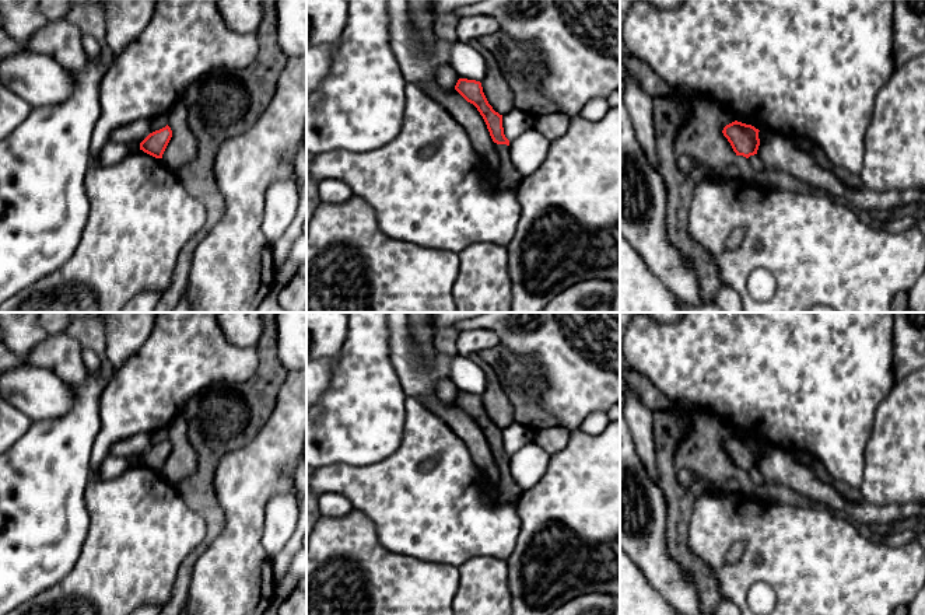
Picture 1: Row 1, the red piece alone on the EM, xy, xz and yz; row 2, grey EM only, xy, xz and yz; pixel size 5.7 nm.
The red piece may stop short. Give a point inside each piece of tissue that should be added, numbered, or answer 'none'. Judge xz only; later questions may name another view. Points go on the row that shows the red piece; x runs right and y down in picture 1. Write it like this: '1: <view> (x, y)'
1: xz (507, 177)

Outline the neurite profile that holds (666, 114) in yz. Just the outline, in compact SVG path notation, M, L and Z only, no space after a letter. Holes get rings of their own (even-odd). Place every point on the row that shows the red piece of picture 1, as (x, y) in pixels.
M661 97L652 101L655 146L668 186L666 231L669 242L687 256L697 273L702 304L715 303L719 287L718 269L709 254L689 234L689 212L694 188L718 174L697 164L690 174L677 167L677 153L673 148L673 129L680 119L676 97Z

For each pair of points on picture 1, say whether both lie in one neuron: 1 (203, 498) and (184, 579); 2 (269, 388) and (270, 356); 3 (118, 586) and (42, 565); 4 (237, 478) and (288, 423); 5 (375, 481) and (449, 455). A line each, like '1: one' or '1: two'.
1: one
2: one
3: two
4: one
5: one

